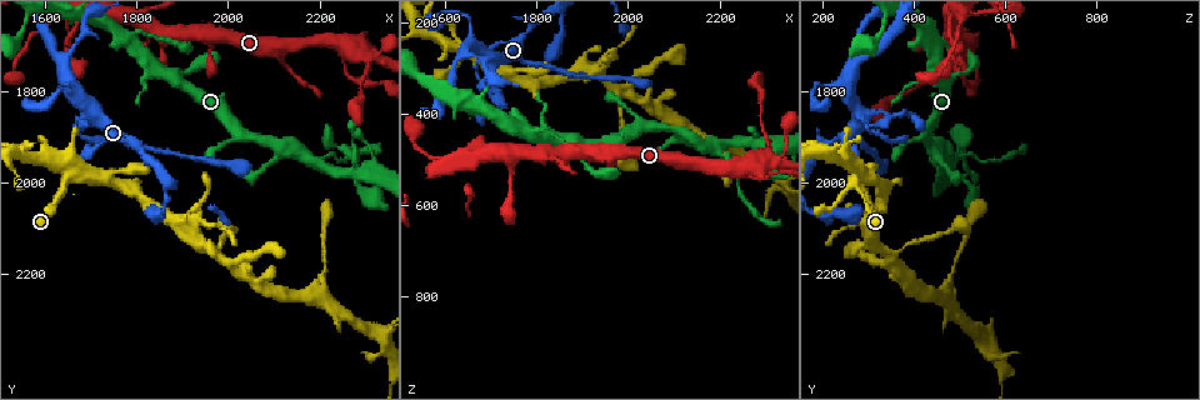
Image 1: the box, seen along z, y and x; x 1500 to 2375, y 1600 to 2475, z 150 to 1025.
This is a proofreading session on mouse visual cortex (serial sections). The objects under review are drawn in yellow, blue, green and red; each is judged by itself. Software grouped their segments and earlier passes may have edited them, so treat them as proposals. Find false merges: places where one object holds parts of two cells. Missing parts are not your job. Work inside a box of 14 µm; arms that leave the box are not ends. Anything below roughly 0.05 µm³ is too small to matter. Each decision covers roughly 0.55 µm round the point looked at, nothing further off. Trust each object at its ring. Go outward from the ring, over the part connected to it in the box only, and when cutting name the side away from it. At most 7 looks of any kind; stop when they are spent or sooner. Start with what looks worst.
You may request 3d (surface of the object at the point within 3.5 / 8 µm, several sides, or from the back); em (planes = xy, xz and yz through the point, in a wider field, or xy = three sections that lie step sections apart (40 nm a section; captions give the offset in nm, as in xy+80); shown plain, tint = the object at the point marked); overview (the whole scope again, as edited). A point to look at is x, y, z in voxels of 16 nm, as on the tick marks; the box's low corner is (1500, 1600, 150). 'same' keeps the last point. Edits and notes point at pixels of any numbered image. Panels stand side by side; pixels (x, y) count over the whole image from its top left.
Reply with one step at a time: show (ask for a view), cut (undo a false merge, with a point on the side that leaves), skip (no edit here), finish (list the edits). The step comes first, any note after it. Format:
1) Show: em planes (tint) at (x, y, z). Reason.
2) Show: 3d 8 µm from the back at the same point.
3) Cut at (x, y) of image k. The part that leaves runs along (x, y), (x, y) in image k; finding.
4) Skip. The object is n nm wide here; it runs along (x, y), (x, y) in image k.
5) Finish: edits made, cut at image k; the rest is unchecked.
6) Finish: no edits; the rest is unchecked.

Show: 3d 8 µm at (1980, 2155, 350).

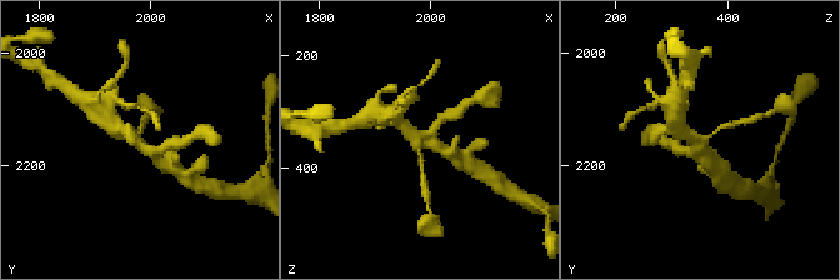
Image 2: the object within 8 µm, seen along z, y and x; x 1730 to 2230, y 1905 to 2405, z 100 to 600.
Show: em planes (tint) at (1975, 2165, 350). 4 arms meet here; the arms are 150, 250, 350, 400 nm wide.

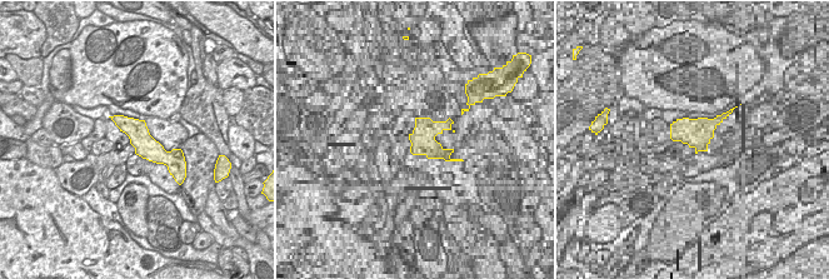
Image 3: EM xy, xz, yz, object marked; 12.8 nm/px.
Skip. The object is 300 nm wide here; it runs along (116, 118), (155, 153), (171, 155) in image 3; one cell here.

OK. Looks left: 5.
Show: 3d 3.5 µm at (2310, 2030, 535).

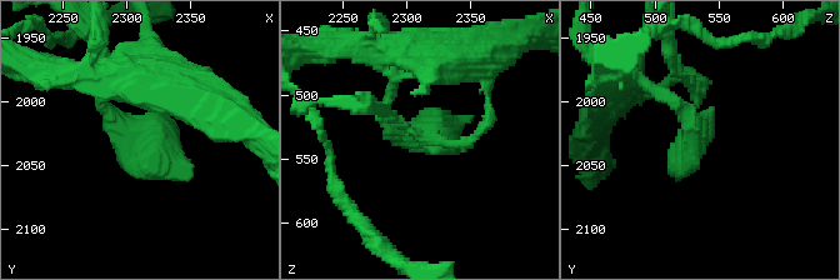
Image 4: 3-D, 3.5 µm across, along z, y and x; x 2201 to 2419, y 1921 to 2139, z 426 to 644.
Show: em xy step 5 (tint) at (2308, 2026, 532).

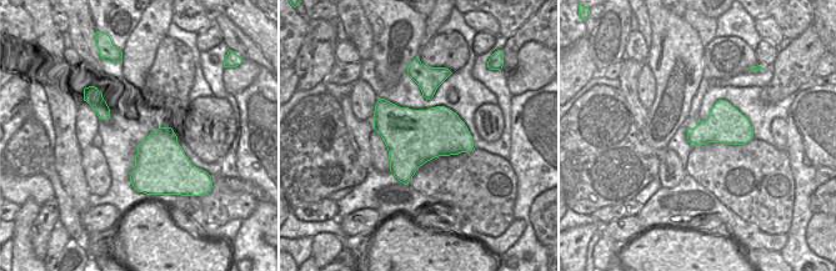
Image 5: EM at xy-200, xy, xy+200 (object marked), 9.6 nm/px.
Show: em planes (tint) at the same point. Cut it another way.

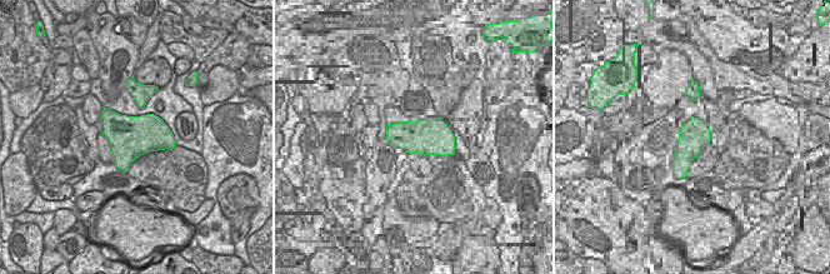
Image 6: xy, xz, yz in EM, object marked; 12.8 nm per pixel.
Skip. It runs along (395, 86), (383, 119), (425, 138), (395, 119) in image 4; all the same cell.

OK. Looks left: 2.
Show: 3d 3.5 µm at (1695, 1855, 280). Four-way junction.

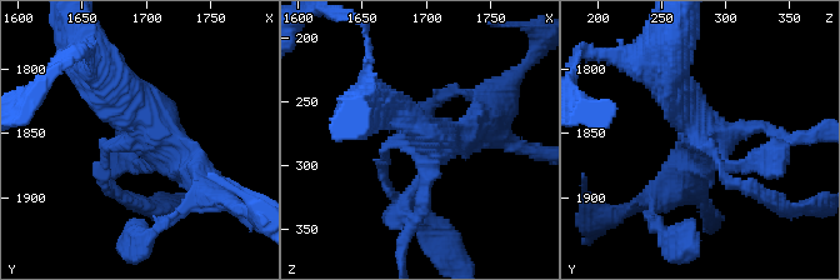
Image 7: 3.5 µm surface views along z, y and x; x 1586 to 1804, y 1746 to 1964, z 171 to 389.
Show: em xy step 5 (tint) at (1692, 1856, 284).

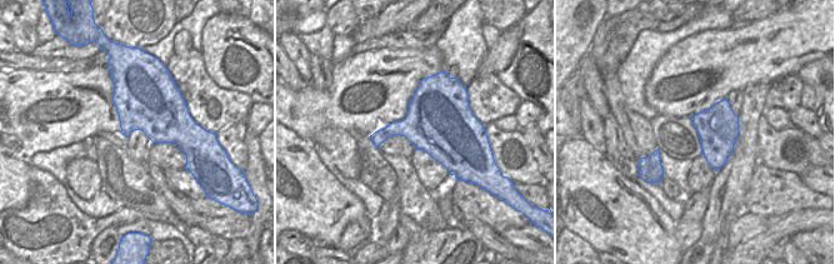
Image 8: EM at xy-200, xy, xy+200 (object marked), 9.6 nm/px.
Skip. The object is 650 nm wide here; it runs along (206, 188), (141, 106), (103, 73) in image 7; one cell here.

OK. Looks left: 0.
Finish: no edits; the rest is unchecked.

